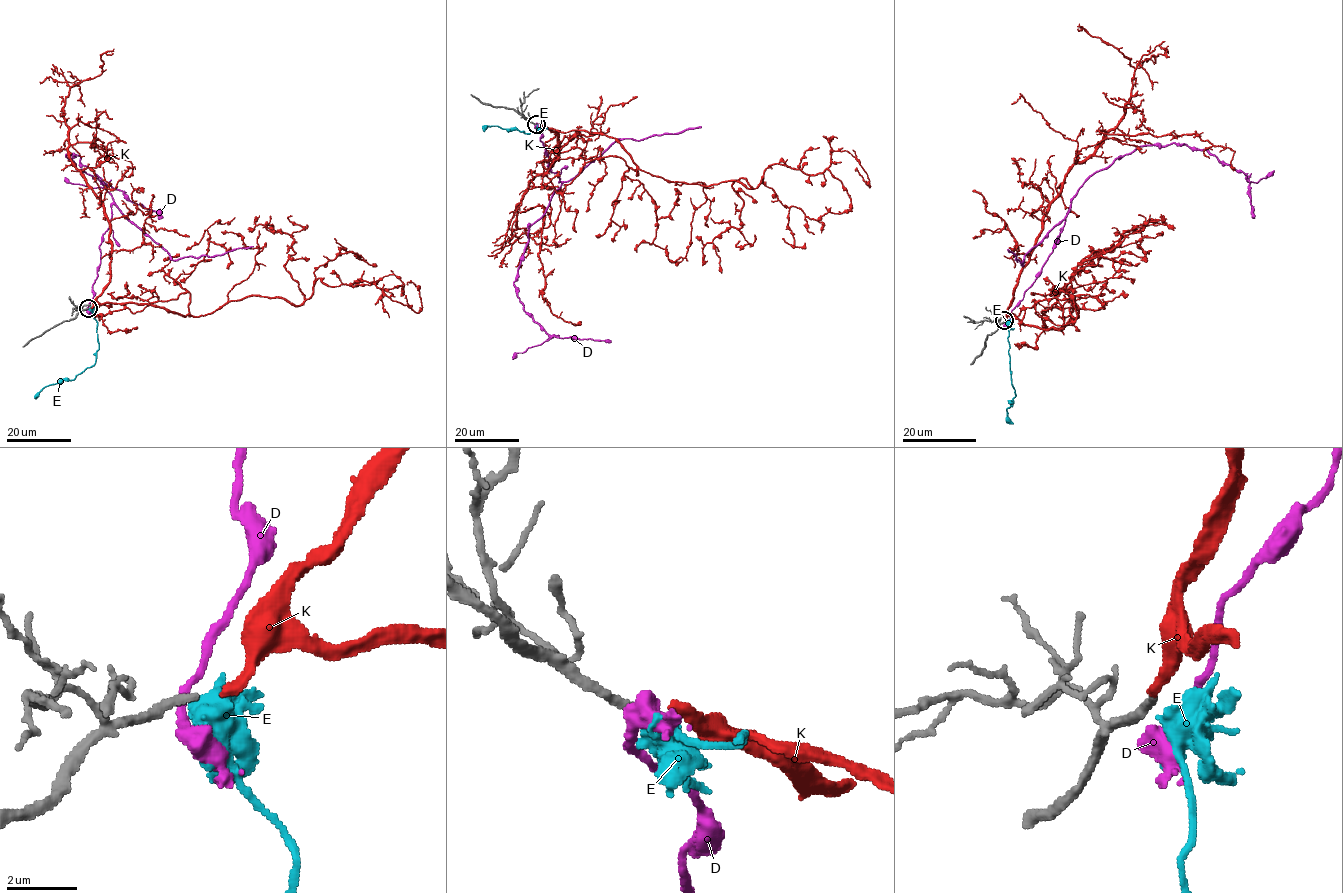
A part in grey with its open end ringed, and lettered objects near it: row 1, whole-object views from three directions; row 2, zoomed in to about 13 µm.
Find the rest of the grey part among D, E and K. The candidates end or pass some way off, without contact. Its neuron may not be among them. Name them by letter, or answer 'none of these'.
K

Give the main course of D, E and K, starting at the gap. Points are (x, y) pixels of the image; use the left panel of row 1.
D: (88, 311), (113, 198), (98, 176), (80, 162), (78, 155), (65, 156), (75, 166), (163, 217)
E: (88, 309), (97, 323), (99, 349), (95, 363), (74, 379), (46, 386), (36, 399)
K: (90, 308), (193, 316), (252, 295), (301, 305), (319, 278), (367, 281), (419, 312), (407, 285)

